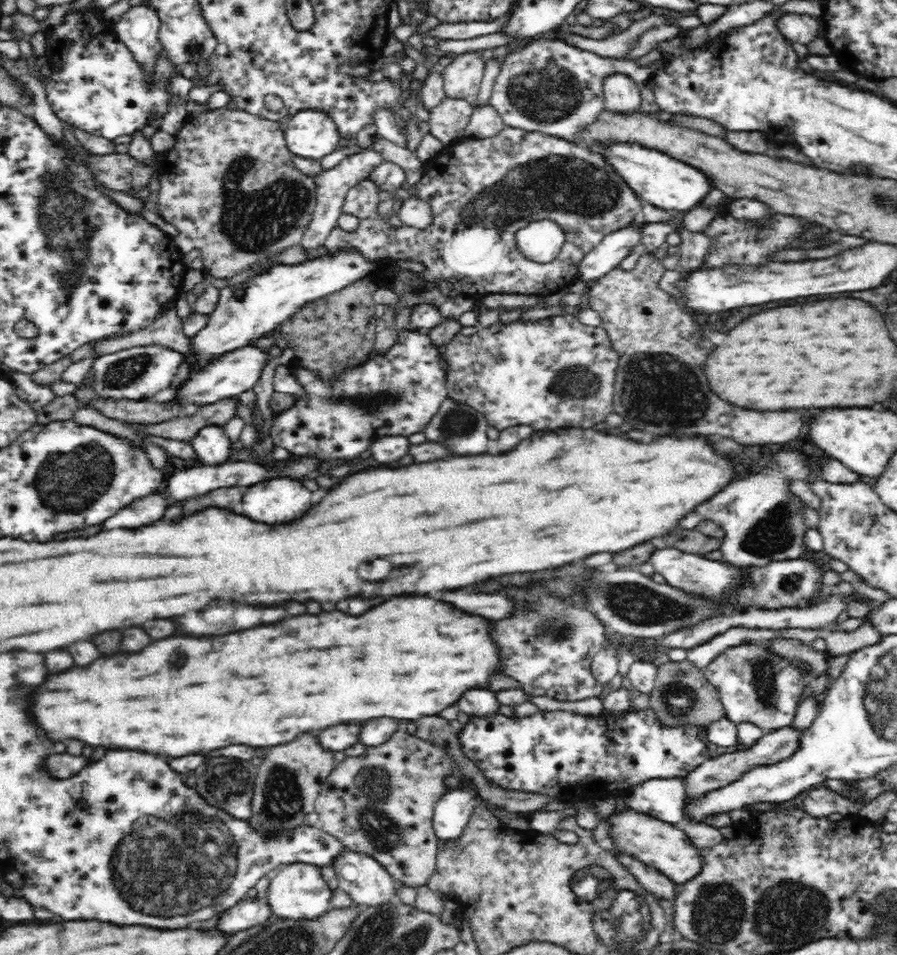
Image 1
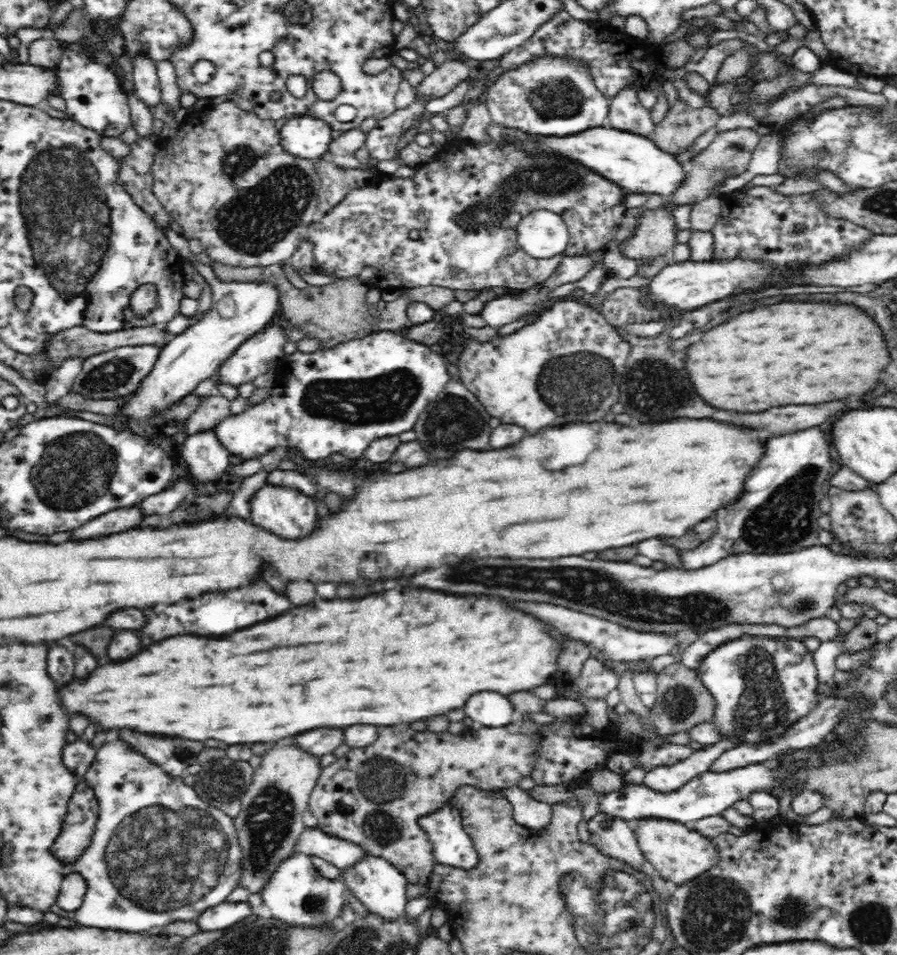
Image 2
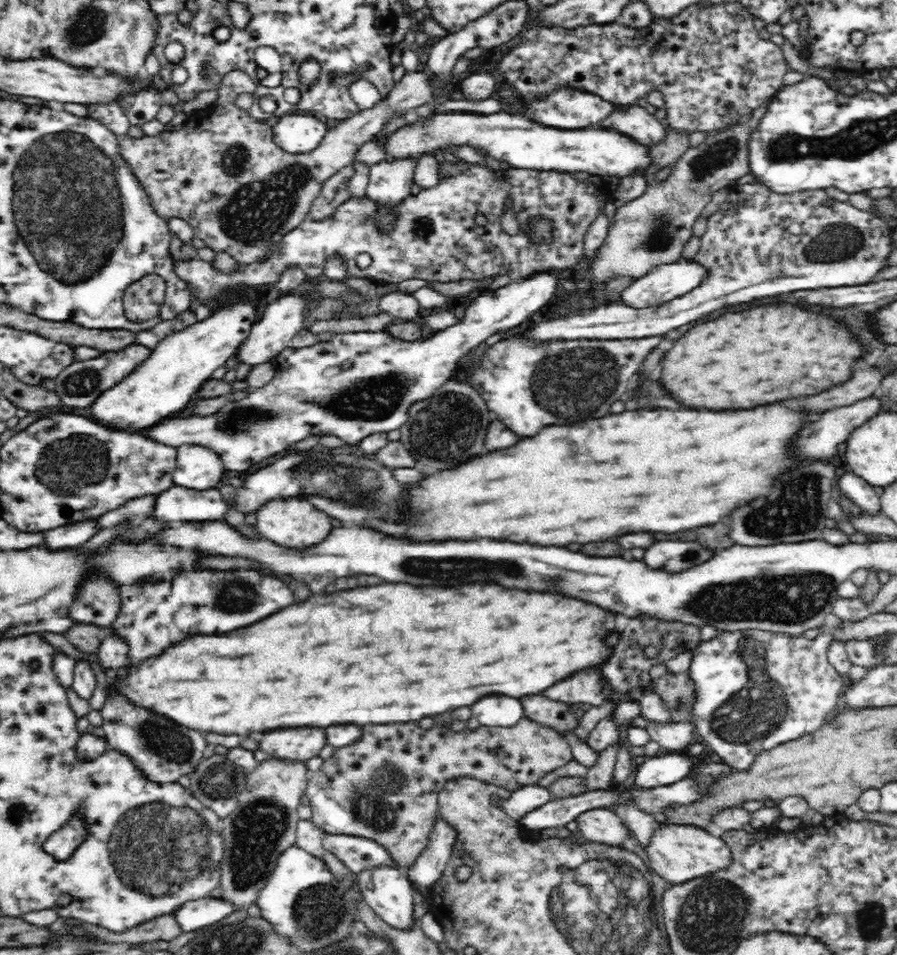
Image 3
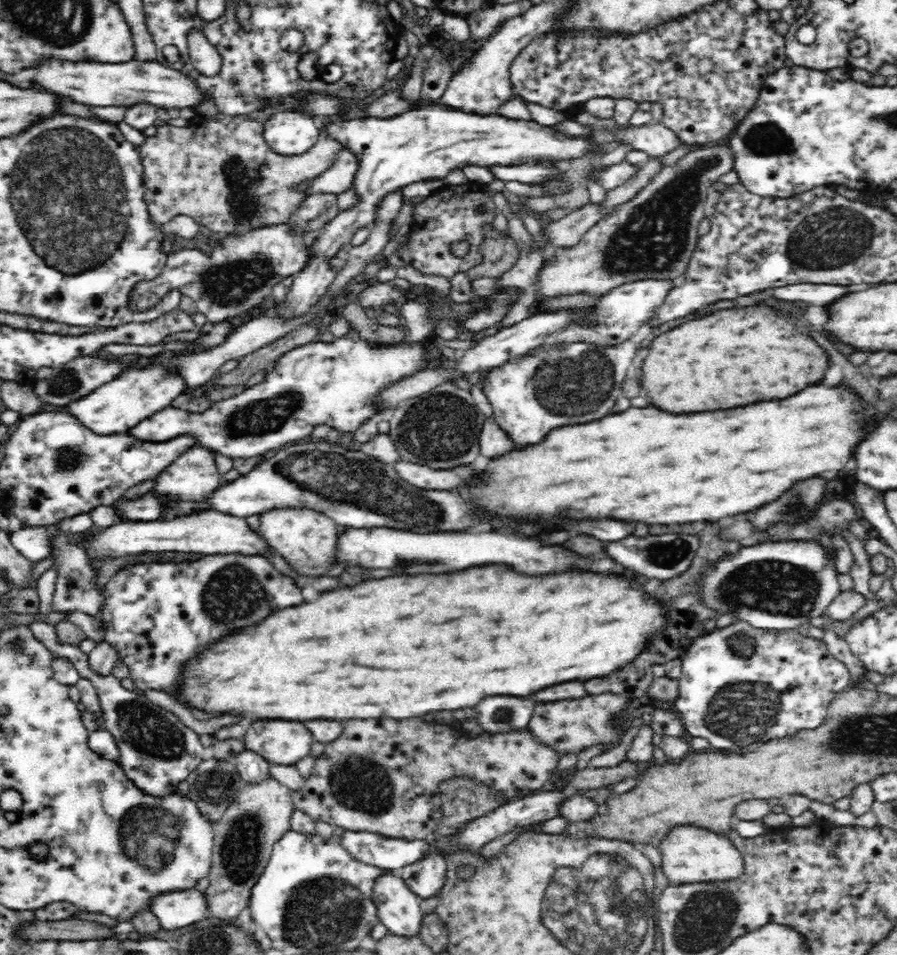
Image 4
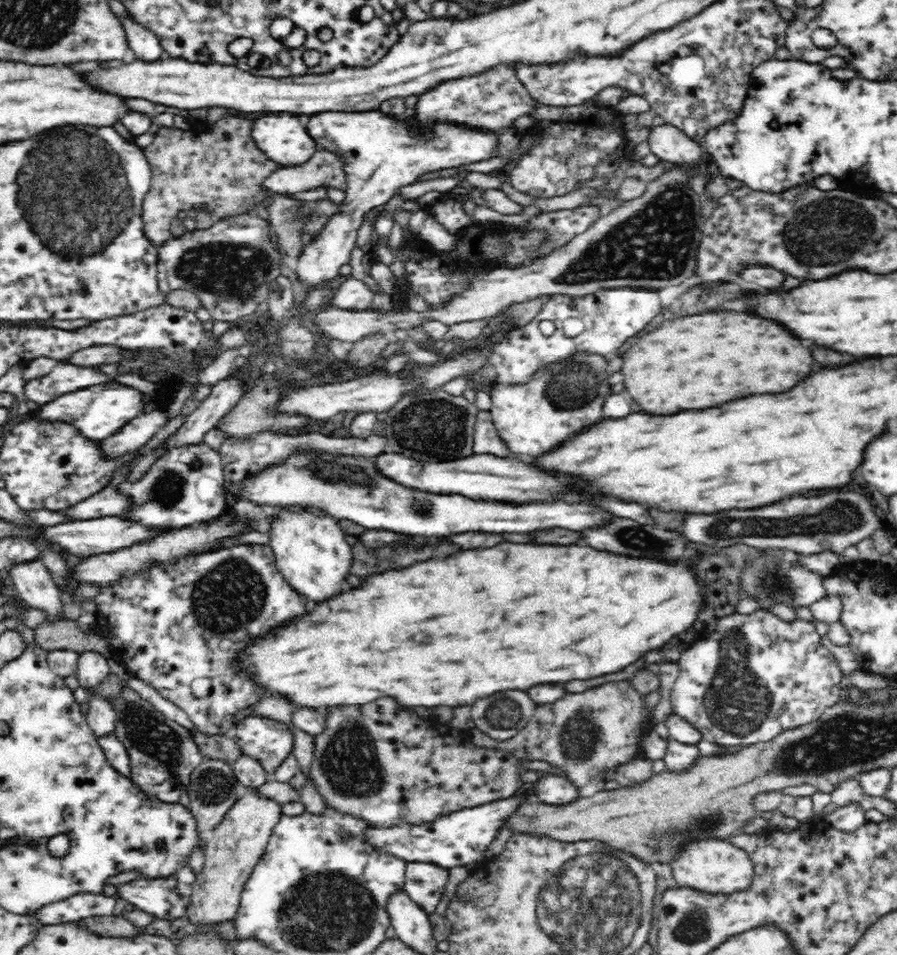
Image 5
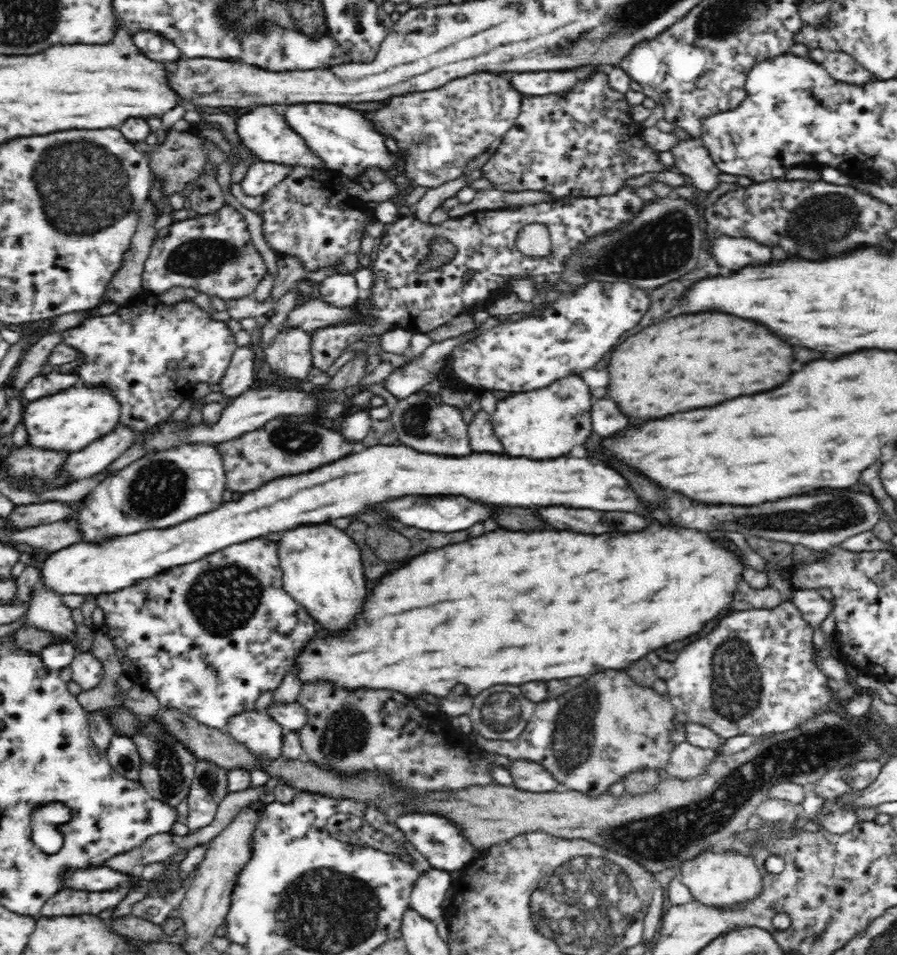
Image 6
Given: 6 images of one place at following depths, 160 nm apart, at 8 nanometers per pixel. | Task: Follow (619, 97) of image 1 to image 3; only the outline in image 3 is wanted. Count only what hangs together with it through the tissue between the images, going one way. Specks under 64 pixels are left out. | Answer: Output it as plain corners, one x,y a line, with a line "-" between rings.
630,105
626,112
614,110
602,123
588,128
615,131
642,147
653,147
664,142
667,137
666,128
657,122
654,115
644,107

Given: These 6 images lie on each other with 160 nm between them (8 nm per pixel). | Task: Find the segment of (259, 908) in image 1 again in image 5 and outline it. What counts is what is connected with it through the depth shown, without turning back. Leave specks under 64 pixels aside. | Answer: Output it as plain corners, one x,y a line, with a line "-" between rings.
184,863
168,876
154,878
139,876
139,878
126,882
126,884
116,884
116,886
104,884
104,888
114,895
118,894
122,900
135,904
138,909
152,914
155,918
170,921
184,916
186,905
190,902
194,881
195,875
192,866

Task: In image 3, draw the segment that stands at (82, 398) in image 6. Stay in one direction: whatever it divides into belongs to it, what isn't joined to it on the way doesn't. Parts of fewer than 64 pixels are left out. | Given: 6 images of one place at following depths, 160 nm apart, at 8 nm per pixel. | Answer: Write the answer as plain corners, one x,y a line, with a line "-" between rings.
248,300
230,302
181,332
168,336
132,374
119,380
94,399
90,418
104,428
129,433
142,432
168,416
178,414
190,402
203,382
249,338
255,322
255,309

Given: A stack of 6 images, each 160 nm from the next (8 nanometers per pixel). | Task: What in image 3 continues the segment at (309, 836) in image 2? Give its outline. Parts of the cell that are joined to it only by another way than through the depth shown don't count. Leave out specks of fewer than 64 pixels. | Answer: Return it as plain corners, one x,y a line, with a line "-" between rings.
326,833
322,838
322,846
357,874
381,866
407,872
389,849
370,837

